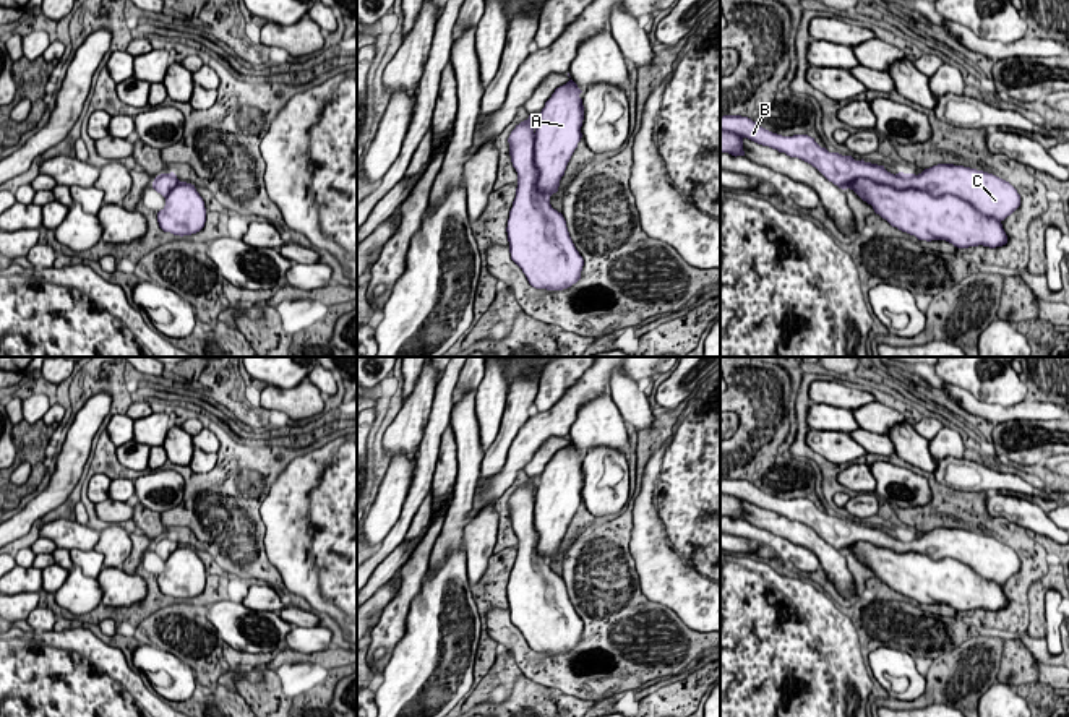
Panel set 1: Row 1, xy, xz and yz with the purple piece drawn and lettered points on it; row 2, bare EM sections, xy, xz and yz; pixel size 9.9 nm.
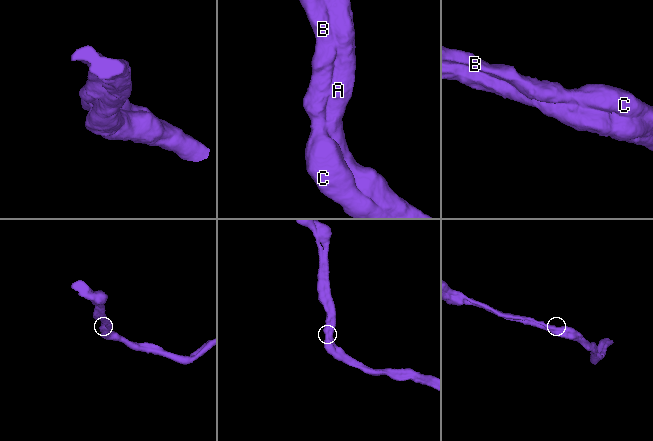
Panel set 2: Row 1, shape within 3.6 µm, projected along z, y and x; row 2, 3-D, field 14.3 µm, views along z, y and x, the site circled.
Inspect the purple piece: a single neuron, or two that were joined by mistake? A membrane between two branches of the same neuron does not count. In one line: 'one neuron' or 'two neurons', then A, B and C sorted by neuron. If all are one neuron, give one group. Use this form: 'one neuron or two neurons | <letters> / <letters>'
one neuron | A B C

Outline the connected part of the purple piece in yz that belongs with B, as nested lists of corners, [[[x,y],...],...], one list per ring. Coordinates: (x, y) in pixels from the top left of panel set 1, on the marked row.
[[[720,117],[720,152],[745,156],[745,138],[811,164],[918,240],[946,240],[957,248],[1002,247],[1007,235],[1001,222],[1020,206],[1020,195],[1009,182],[983,170],[938,164],[918,175],[894,175],[884,165],[829,152],[808,135],[782,136],[748,117]]]

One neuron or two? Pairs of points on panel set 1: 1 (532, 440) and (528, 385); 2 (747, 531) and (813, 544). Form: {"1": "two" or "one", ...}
{"1": "two", "2": "two"}

